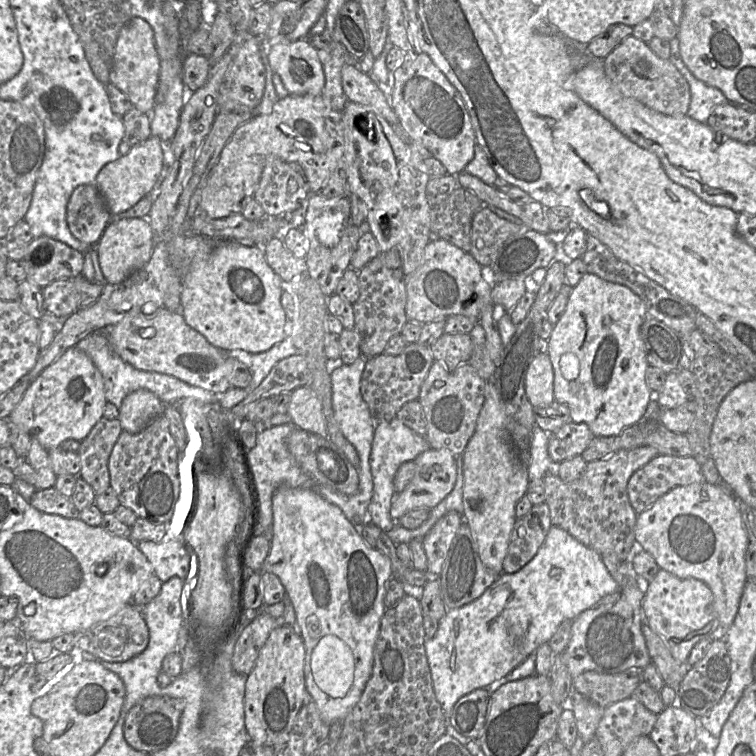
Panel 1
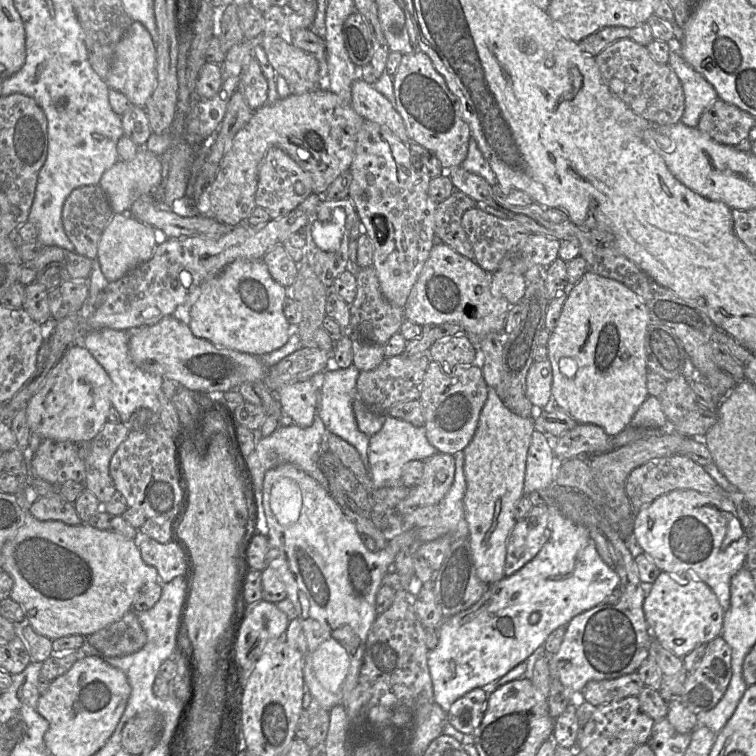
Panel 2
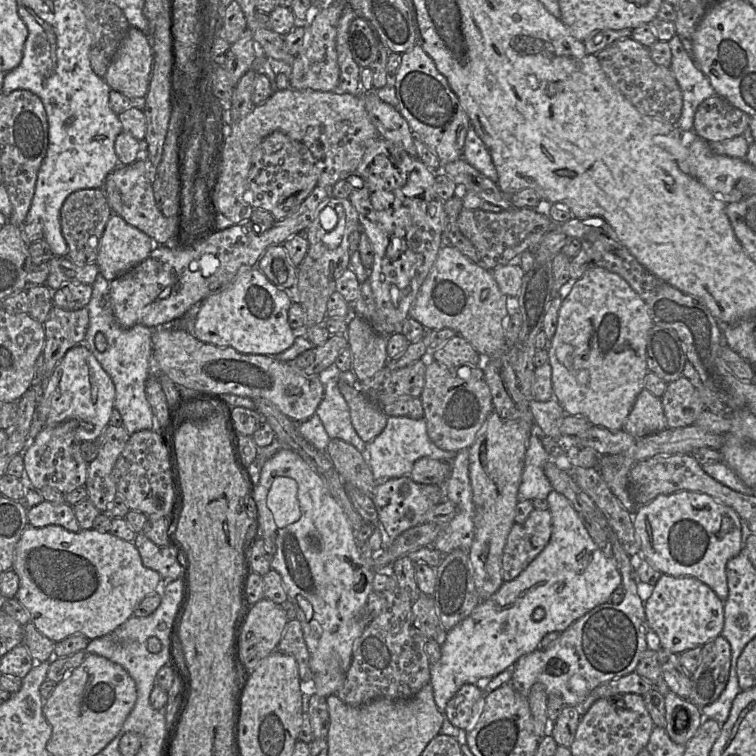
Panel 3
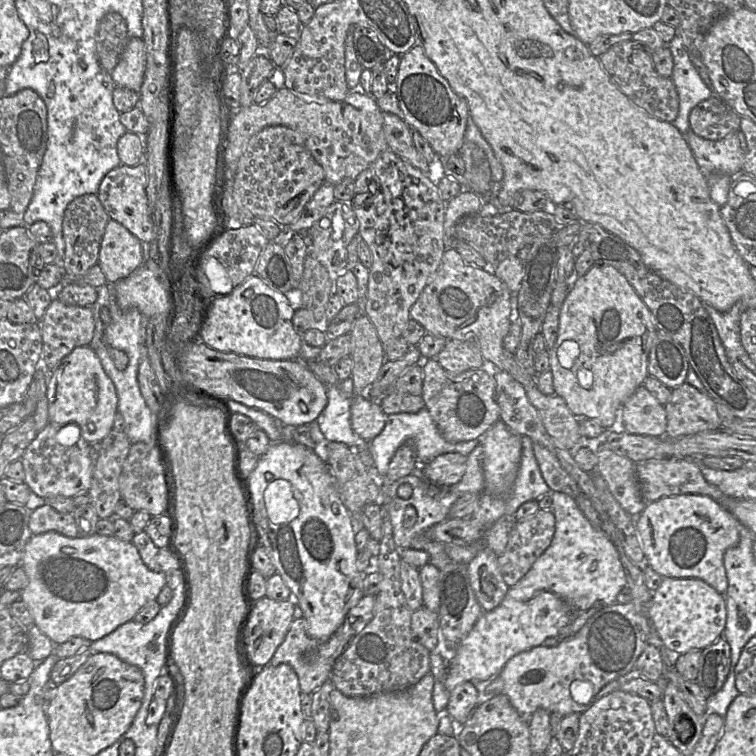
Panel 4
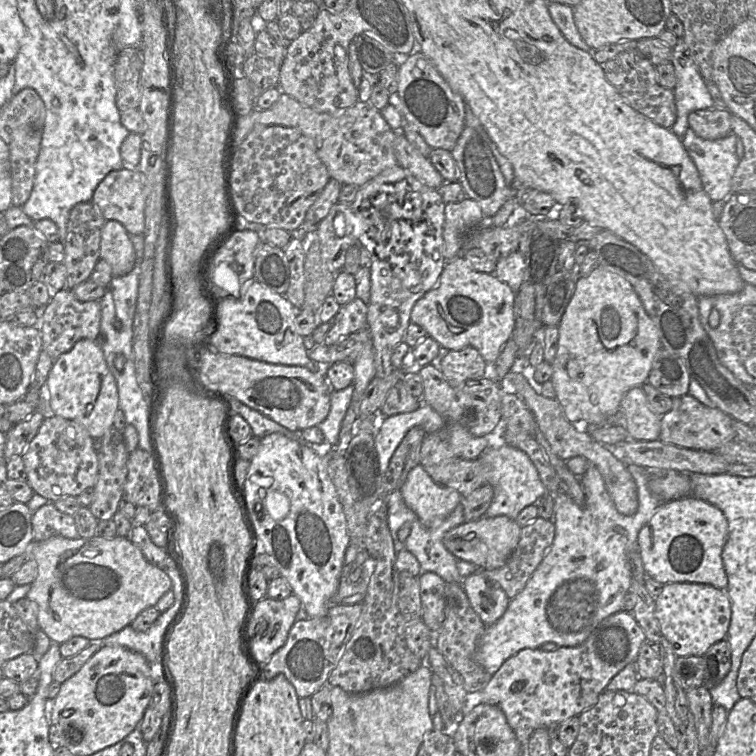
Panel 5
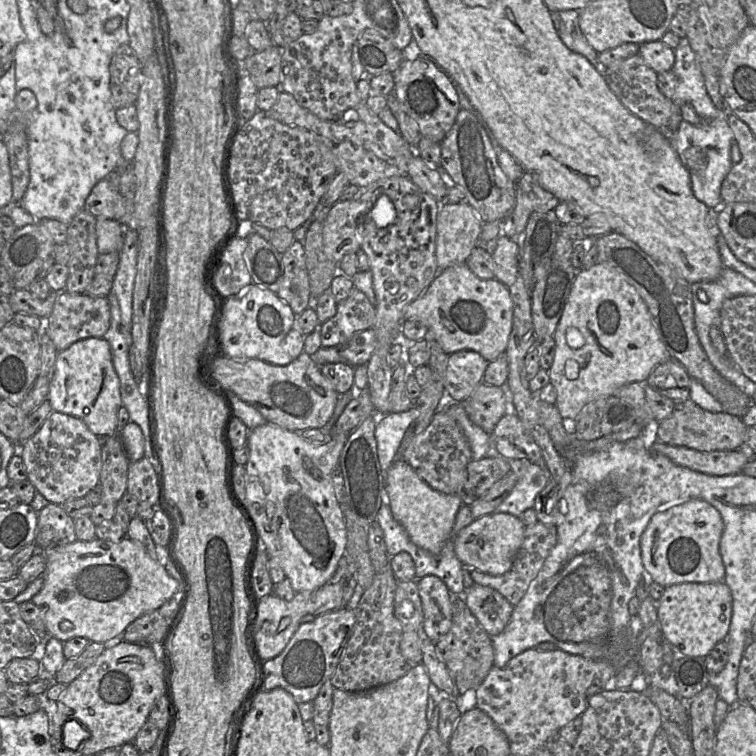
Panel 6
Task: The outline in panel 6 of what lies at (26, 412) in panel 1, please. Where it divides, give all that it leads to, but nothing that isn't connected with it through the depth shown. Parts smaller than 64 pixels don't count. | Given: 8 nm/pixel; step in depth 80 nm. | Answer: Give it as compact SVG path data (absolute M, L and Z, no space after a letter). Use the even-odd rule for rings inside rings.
M90 337L58 352L50 375L47 400L53 411L81 419L99 438L108 438L118 433L117 414L122 406L120 380L113 366L107 340Z

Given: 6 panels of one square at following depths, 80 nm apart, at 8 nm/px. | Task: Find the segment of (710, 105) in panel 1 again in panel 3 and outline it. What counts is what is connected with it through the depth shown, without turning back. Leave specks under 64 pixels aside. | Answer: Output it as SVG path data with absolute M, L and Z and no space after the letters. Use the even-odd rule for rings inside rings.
M676 34L668 44L672 52L670 68L683 93L682 113L676 126L689 132L693 129L698 106L716 92L688 52L688 42L684 42Z

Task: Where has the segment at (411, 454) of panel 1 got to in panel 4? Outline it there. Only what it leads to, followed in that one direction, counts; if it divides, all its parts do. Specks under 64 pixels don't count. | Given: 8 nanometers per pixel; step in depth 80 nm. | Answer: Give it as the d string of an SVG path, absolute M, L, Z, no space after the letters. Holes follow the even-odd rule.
M423 408L417 413L391 414L388 415L382 432L370 442L374 464L380 475L386 475L388 472L389 463L395 452L406 442L410 443L415 450L417 467L420 467L420 464L429 463L434 458L442 454L459 453L463 456L468 456L477 447L477 445L479 445L479 440L456 443L445 440L427 408Z

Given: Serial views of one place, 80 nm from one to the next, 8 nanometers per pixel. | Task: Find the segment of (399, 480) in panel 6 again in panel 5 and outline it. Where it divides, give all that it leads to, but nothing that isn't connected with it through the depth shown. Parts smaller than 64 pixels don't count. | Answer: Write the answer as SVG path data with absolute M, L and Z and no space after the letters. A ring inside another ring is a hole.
M420 464L409 472L400 492L424 525L443 520L463 498L455 489L436 483Z

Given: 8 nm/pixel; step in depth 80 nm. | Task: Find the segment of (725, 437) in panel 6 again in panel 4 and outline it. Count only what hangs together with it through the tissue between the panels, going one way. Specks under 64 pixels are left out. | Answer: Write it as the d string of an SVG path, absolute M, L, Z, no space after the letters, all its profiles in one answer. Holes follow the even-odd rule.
M686 382L671 389L671 399L664 407L668 438L721 429L716 403L707 392L701 393Z

